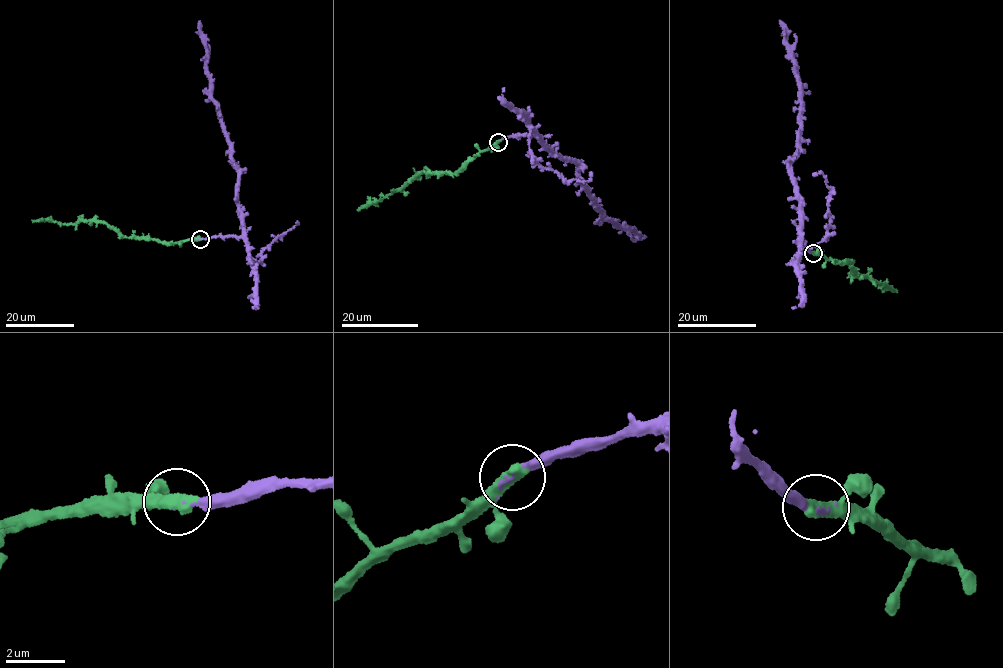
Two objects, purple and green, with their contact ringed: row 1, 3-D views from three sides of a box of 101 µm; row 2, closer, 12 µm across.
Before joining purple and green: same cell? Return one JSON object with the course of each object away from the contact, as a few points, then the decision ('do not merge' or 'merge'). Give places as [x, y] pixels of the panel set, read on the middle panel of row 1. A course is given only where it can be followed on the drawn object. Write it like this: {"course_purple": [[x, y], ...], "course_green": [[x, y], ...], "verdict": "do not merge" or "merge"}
{"course_purple": [[498, 142], [519, 134], [535, 136], [556, 155], [579, 166], [578, 173], [602, 215], [624, 229], [644, 237]], "course_green": [[498, 142], [463, 162], [456, 173], [422, 171], [402, 187], [359, 209]], "verdict": "merge"}

